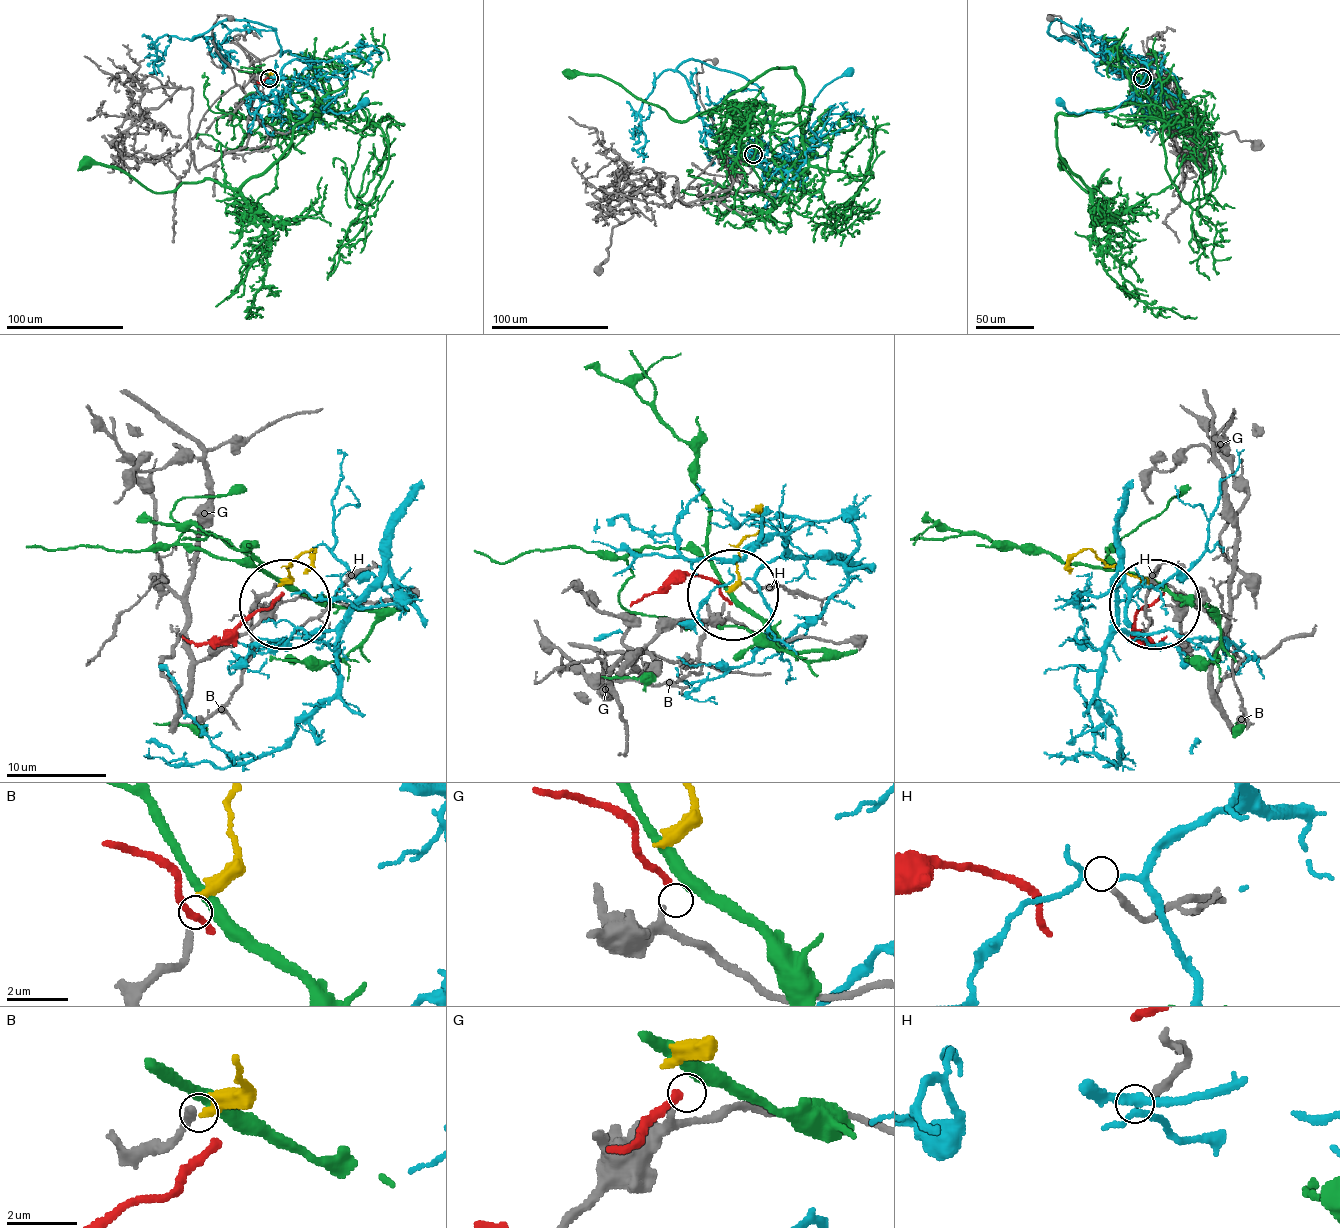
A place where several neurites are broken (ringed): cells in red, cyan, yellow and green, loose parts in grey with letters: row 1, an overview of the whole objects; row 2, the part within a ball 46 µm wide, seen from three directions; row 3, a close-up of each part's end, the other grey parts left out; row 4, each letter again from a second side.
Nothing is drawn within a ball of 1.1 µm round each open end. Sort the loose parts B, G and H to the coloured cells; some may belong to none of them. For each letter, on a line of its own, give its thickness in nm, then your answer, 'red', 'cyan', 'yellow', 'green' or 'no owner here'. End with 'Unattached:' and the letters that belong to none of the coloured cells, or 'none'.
B: 240 nm | yellow
G: 170 nm | red
H: 220 nm | no owner here
Unattached: H

